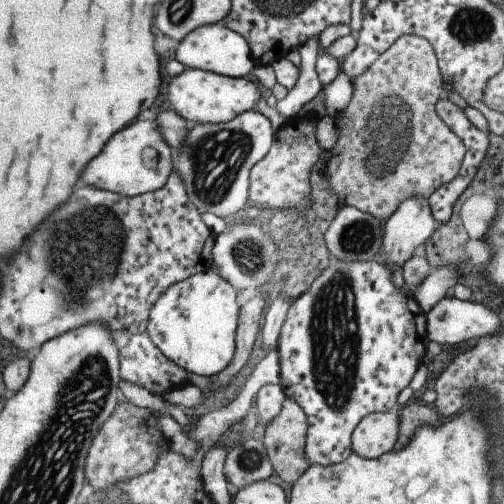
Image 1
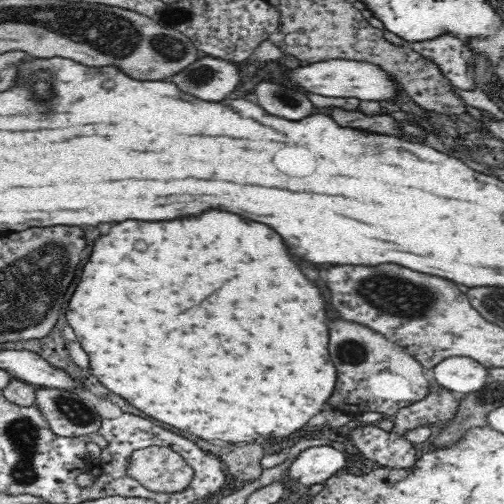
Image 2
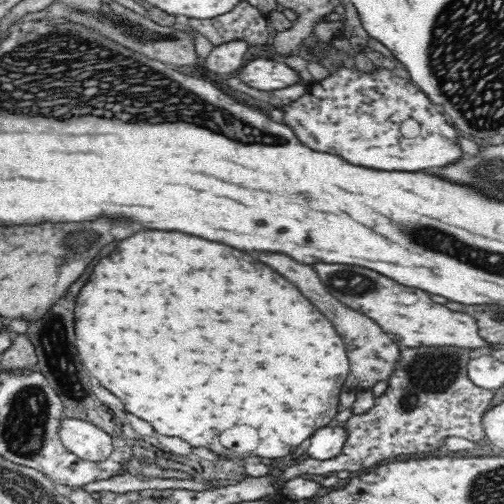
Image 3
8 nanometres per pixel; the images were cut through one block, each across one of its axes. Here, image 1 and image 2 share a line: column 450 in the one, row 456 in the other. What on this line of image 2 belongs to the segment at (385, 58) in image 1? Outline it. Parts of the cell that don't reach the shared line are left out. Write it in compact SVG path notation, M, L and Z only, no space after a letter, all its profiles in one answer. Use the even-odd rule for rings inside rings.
M148 446L134 450L126 462L126 474L154 494L180 494L194 478L188 460L164 446Z

